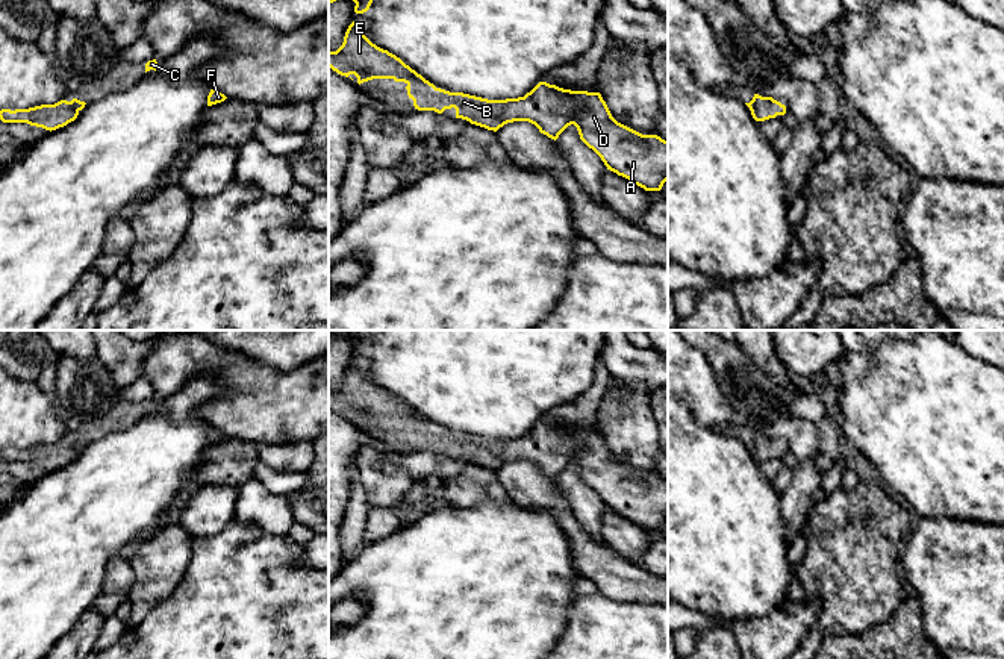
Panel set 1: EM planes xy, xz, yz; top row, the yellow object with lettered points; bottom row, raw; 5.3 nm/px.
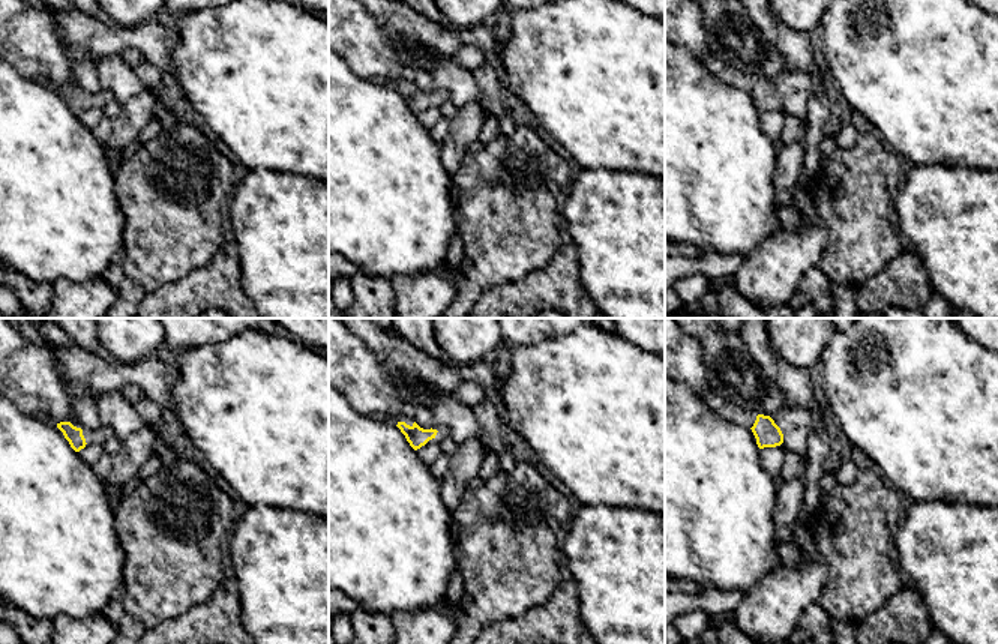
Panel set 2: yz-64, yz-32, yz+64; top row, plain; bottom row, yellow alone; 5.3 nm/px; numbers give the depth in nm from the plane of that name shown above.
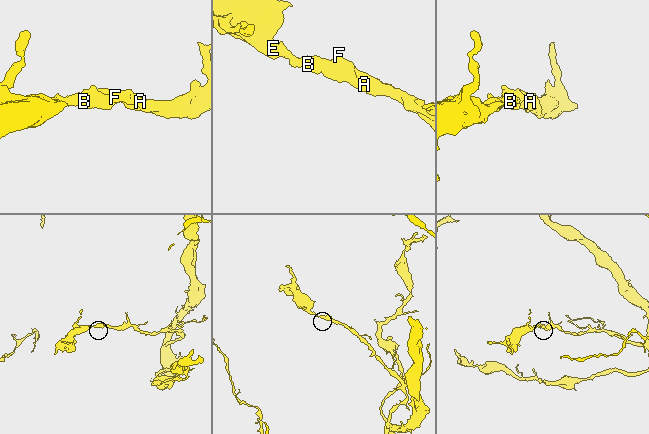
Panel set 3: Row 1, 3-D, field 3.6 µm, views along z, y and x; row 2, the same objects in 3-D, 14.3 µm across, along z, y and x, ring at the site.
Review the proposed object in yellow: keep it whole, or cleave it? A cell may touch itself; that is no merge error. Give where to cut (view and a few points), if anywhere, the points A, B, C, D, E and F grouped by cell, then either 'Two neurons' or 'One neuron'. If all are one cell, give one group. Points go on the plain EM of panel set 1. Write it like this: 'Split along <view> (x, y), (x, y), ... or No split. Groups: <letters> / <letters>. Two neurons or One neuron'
No split. Groups: A B C D E F. One neuron

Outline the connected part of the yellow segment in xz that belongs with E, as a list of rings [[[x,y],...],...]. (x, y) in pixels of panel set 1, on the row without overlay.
[[[353,361],[336,391],[329,391],[329,406],[341,415],[354,414],[357,423],[373,418],[404,421],[418,450],[456,448],[456,458],[497,471],[507,462],[529,461],[551,479],[571,464],[607,509],[645,530],[660,530],[668,520],[668,480],[642,474],[618,462],[600,432],[563,429],[539,421],[518,438],[488,439],[436,427],[400,397],[373,383]]]

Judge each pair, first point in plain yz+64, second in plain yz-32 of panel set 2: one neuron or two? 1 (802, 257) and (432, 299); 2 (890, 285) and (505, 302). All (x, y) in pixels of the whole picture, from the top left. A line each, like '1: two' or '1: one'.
1: one
2: one

